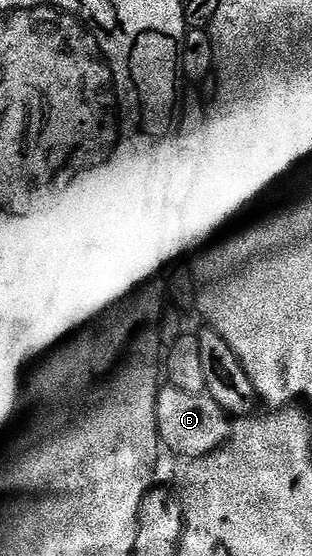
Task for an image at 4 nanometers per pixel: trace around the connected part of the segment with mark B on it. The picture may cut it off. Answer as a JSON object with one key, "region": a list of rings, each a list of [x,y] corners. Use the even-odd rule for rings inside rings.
{"region":[[[172,384],[158,390],[156,423],[161,444],[185,459],[197,459],[215,453],[226,444],[232,432],[231,418],[222,410],[220,403],[206,393],[180,391]]]}

